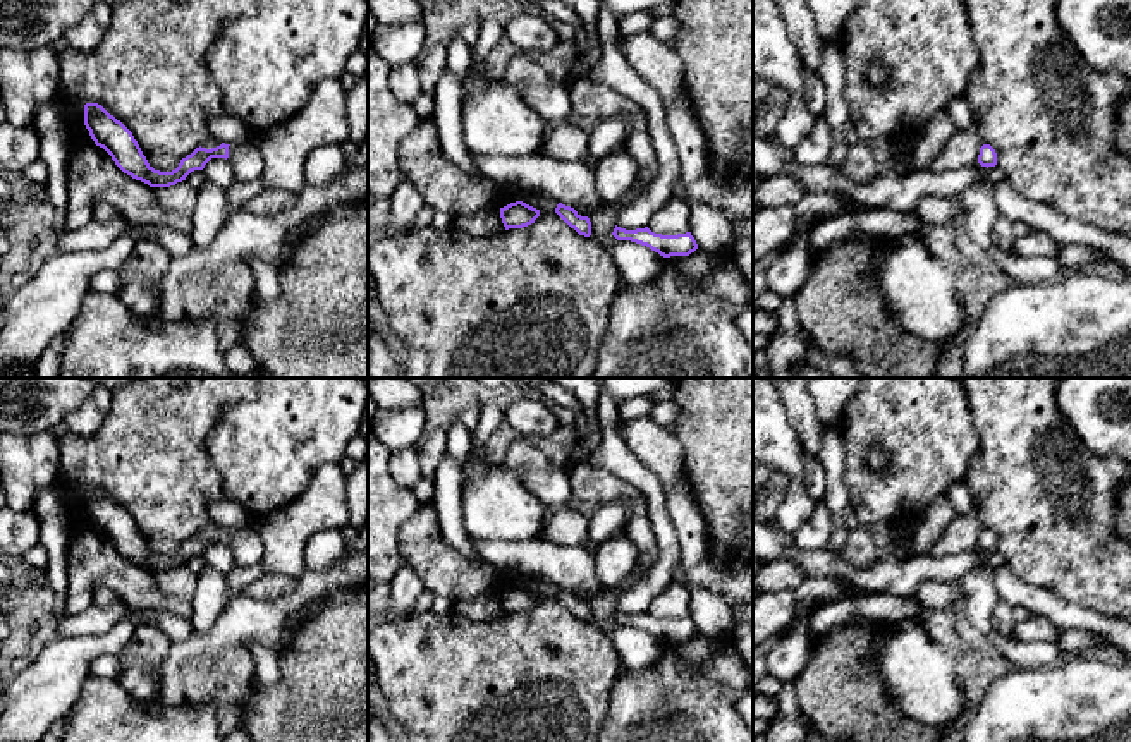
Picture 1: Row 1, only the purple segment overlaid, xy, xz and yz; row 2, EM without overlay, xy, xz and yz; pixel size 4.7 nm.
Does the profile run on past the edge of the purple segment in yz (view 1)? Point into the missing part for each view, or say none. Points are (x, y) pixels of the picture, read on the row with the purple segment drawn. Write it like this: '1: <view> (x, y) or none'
1: none

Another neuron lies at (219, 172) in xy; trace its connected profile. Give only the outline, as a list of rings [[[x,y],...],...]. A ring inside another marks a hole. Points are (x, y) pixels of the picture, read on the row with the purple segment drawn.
[[[211,158],[203,168],[206,182],[220,189],[229,189],[235,182],[234,170],[225,158]]]

